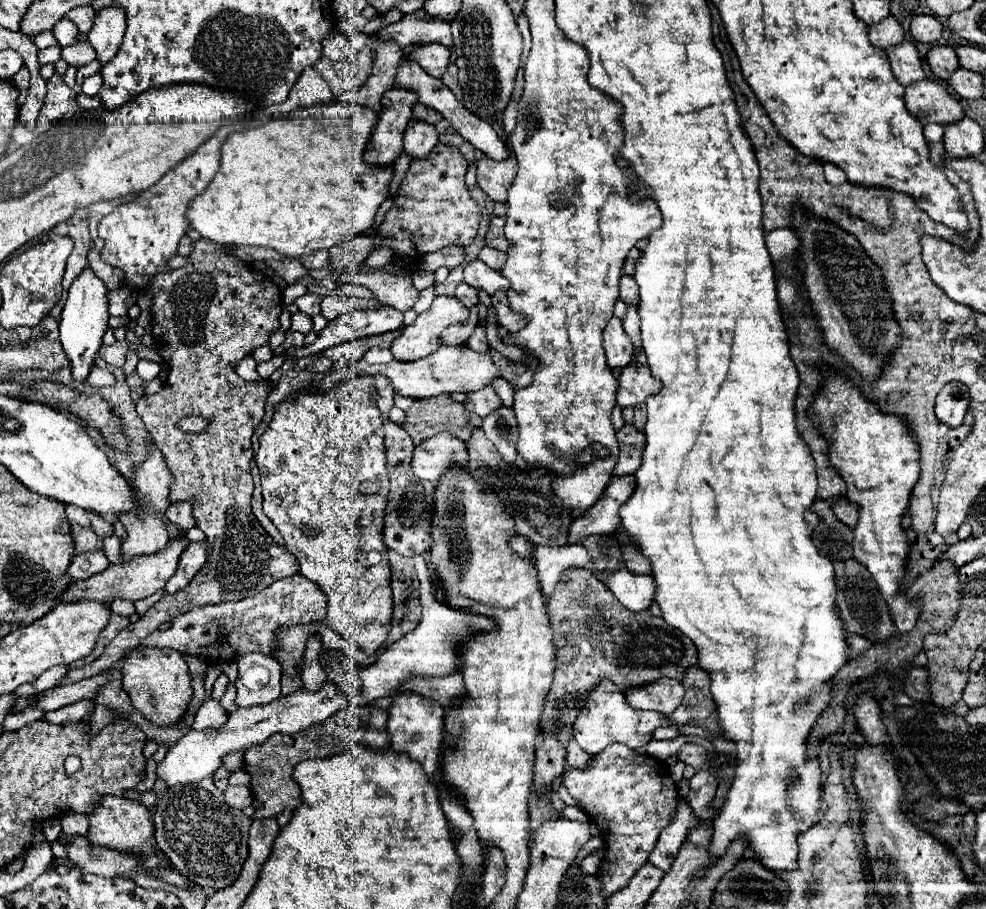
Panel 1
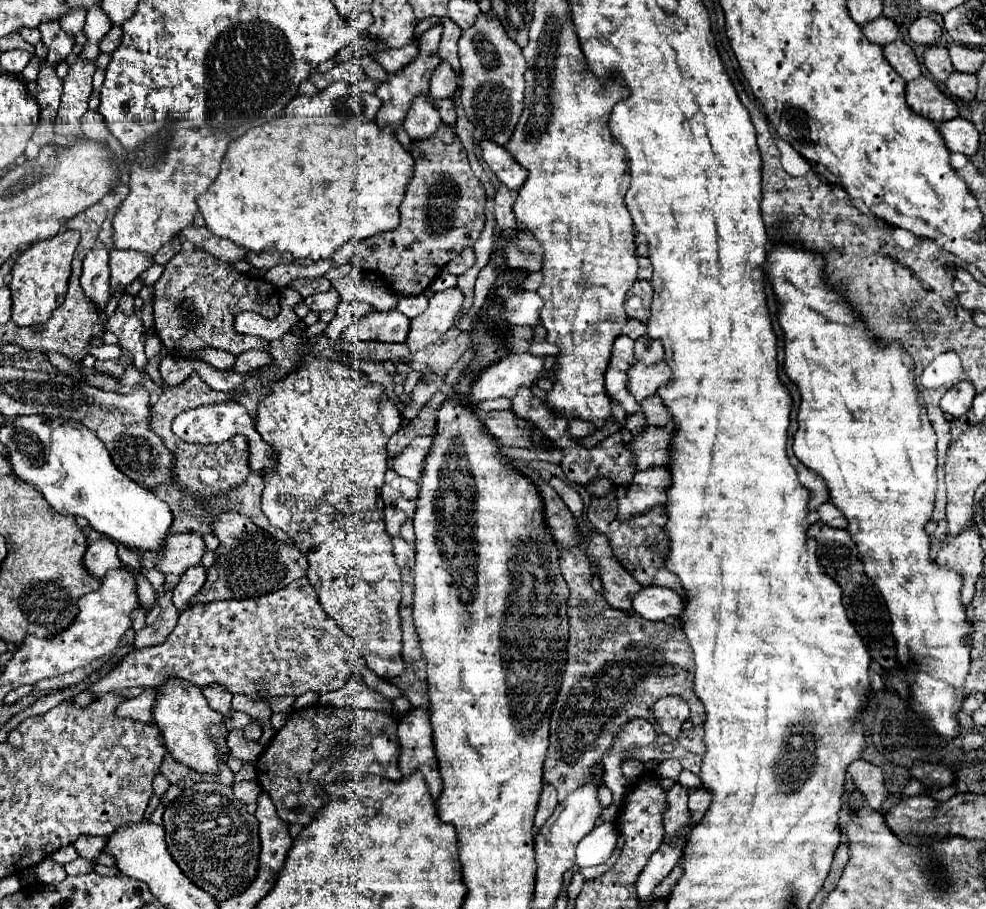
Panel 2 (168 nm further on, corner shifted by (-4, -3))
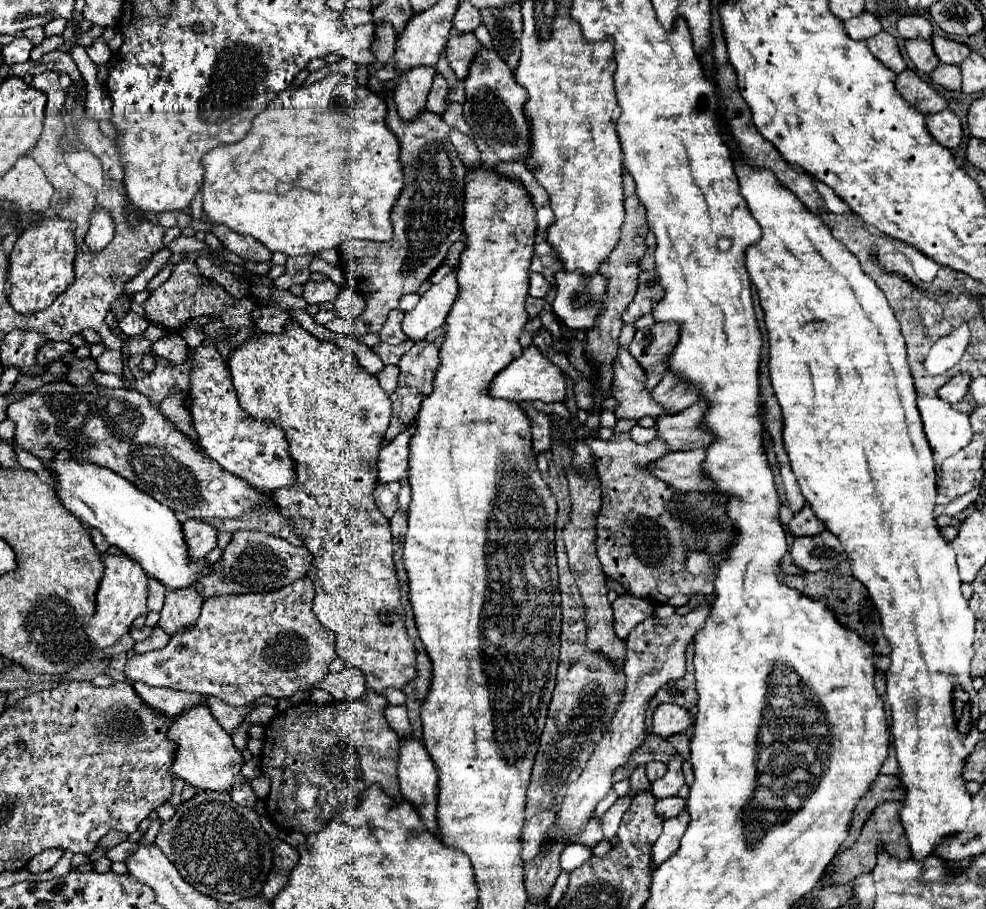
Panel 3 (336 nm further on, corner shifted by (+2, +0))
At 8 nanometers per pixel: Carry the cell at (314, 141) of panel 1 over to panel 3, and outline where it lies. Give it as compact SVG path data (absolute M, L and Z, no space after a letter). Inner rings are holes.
M330 74L312 86L288 88L280 92L264 112L260 112L254 122L252 130L246 134L244 140L236 144L222 144L202 156L204 166L204 184L202 184L202 198L204 198L204 212L212 222L226 224L238 234L248 234L262 242L270 252L282 252L286 256L304 256L304 254L318 254L320 250L336 248L346 240L360 238L360 240L374 240L374 242L390 242L392 240L392 224L390 212L402 192L404 186L404 172L400 162L400 144L398 138L386 126L386 102L370 92L368 88L360 86L358 80L344 76L344 74Z

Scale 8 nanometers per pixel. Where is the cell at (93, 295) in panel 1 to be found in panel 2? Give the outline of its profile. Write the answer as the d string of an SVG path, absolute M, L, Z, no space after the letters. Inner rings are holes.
M92 249L84 259L84 269L80 277L80 287L84 295L104 311L110 301L110 267L108 267L108 251L106 249Z

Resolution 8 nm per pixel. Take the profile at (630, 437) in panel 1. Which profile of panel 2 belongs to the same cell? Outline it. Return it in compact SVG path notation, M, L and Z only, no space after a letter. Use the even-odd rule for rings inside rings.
M668 423L664 427L654 427L648 425L644 427L632 441L626 443L630 449L634 461L636 461L636 471L646 471L652 467L662 467L666 461L666 449L668 449L668 437L672 435L674 425Z

